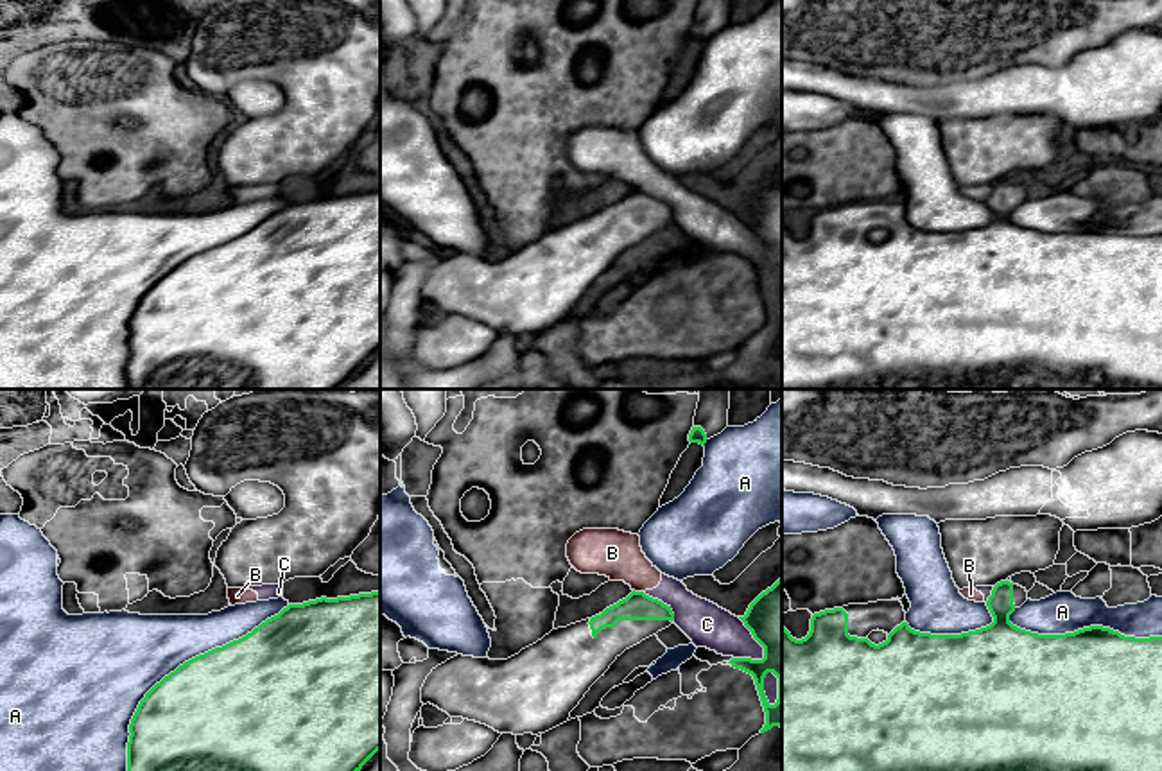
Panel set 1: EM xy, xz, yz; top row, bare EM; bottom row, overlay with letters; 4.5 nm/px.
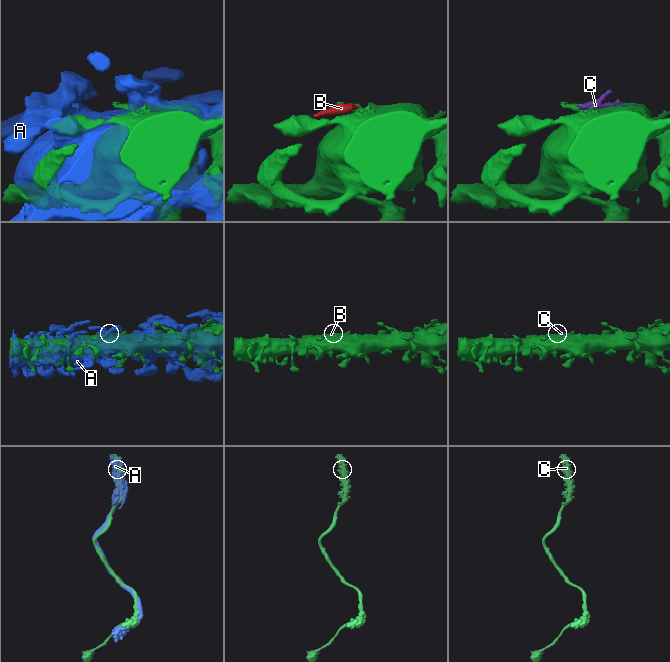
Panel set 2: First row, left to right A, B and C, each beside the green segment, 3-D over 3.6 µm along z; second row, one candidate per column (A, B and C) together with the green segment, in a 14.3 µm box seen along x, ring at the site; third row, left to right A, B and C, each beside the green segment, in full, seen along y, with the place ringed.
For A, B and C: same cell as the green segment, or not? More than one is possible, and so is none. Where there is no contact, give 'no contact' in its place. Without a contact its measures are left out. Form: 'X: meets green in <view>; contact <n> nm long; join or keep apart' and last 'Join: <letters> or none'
A: meets green in xy; contact 1050 nm long; keep apart
B: meets green in xz; contact 50 nm long; keep apart
C: meets green in xz; contact 220 nm long; keep apart
Join: none

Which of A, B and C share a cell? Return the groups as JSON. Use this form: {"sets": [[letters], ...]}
{"sets": [["A"], ["B", "C"]]}

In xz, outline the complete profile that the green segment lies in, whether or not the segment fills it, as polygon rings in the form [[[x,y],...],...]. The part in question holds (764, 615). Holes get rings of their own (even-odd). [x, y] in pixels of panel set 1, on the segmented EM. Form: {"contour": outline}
{"contour": [[[782,577],[762,592],[739,617],[751,631],[753,638],[764,647],[762,660],[732,658],[728,663],[753,676],[764,712],[766,724],[760,733],[773,726],[782,728]],[[773,672],[778,678],[778,699],[771,705],[764,692],[764,678]]]}

